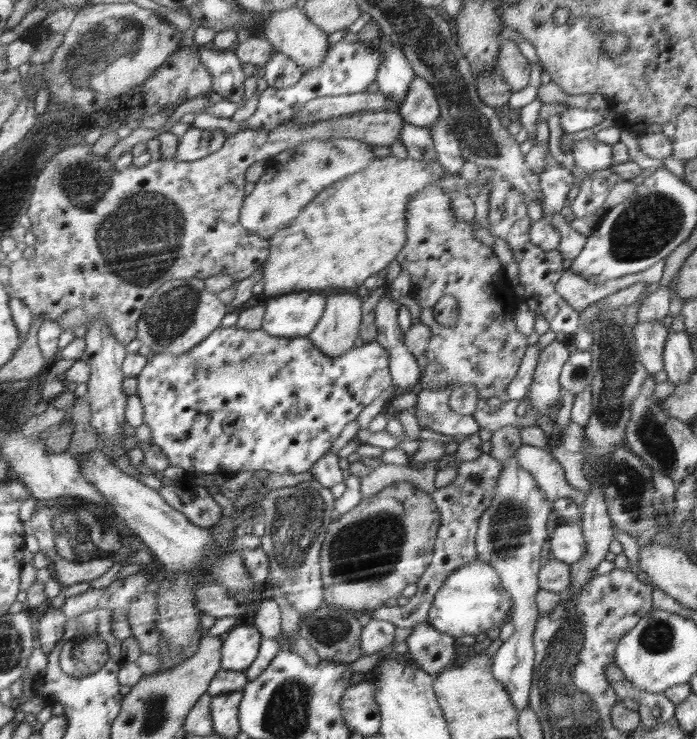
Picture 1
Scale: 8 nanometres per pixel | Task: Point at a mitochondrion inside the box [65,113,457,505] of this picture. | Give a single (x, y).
(138, 242)

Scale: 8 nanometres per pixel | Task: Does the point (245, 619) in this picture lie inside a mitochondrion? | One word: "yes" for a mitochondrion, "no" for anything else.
no

